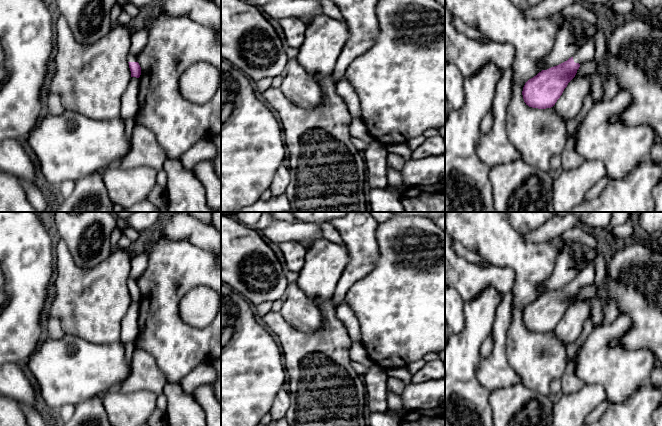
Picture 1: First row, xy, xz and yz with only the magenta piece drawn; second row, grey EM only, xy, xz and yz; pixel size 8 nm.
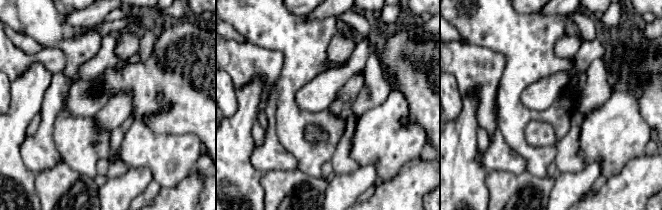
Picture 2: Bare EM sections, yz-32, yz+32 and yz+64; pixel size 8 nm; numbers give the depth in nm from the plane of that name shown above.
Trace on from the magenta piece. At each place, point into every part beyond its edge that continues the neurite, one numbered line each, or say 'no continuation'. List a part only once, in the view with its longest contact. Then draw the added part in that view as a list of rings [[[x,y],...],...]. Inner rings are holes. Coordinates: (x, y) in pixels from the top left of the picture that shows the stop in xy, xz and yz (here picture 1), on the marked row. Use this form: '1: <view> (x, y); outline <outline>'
1: yz (586, 53); outline [[[590,37],[588,42],[576,51],[573,56],[575,63],[583,64],[592,60],[595,57],[595,44],[593,37]]]

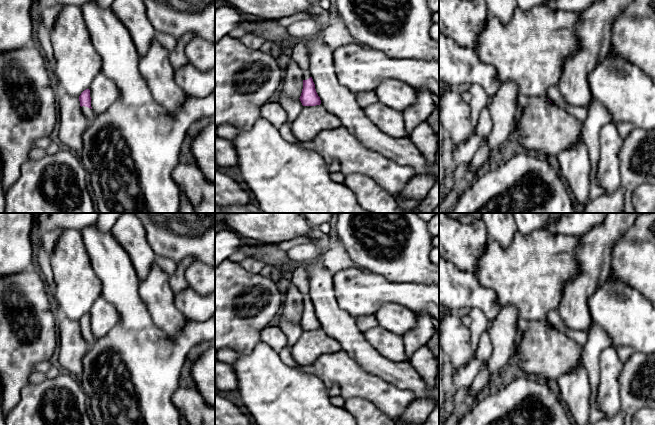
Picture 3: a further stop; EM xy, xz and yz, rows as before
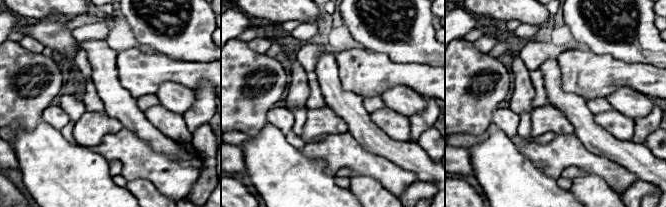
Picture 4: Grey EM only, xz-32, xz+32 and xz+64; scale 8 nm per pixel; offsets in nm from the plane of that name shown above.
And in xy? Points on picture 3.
1: xy (88, 112); outline [[[82,106],[81,107],[82,113],[84,114],[84,116],[87,118],[87,120],[89,122],[91,122],[94,118],[95,113],[93,112],[93,110],[91,108]]]

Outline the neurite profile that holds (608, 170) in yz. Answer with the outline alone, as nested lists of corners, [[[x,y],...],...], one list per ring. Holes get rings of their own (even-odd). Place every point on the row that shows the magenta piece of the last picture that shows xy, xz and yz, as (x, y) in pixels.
[[[608,123],[601,128],[597,182],[606,194],[613,194],[621,186],[619,151],[622,144],[623,138],[615,123]]]

